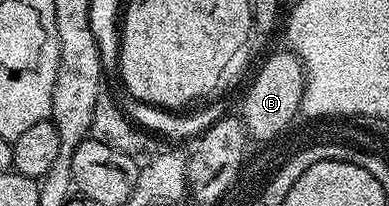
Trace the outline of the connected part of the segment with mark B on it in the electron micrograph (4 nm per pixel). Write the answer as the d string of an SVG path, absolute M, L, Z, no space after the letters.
M283 48L283 51L280 54L271 54L267 59L263 62L263 67L260 68L259 71L255 74L255 79L251 82L251 87L247 90L247 95L243 98L243 114L241 113L241 121L243 123L244 130L247 131L248 139L254 140L255 138L259 142L271 142L274 140L278 134L283 134L287 130L287 125L290 124L291 121L294 120L295 117L300 117L301 107L303 105L303 88L307 84L307 75L303 73L303 63L299 60L299 55L292 52L290 49Z

